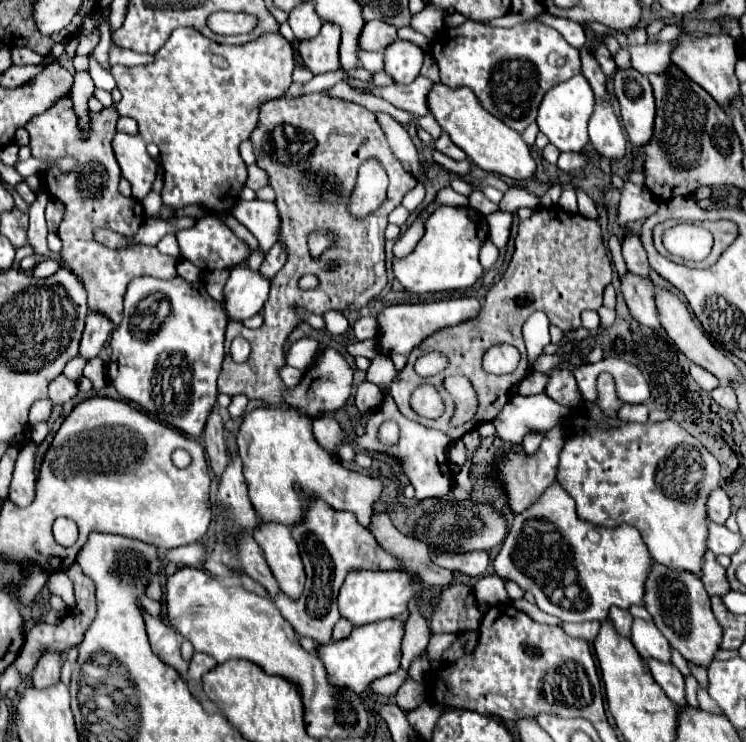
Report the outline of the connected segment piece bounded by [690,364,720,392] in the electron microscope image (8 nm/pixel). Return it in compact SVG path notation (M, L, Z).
M696 364L690 366L690 374L692 374L692 378L700 384L700 388L706 390L706 392L714 390L714 388L720 384L720 380L716 380L716 376L712 376L710 372L706 372L704 368L698 368Z

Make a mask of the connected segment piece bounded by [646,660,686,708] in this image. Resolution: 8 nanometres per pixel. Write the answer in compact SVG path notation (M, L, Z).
M646 660L654 680L660 684L664 694L678 706L686 708L686 692L684 692L684 676L674 664L664 664L658 660Z

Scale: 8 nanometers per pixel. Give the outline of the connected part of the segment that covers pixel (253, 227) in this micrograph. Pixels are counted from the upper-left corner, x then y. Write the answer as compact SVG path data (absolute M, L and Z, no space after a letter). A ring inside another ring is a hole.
M238 200L232 206L230 214L254 234L261 250L267 254L268 250L274 246L278 232L280 232L278 208L272 202Z

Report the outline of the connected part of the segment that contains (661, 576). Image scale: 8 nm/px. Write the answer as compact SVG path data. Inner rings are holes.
M654 564L646 580L646 610L652 614L654 624L670 640L670 646L678 650L688 662L696 666L708 666L714 660L714 654L720 650L722 628L716 622L710 598L702 586L702 580L690 572L676 572L662 564Z

